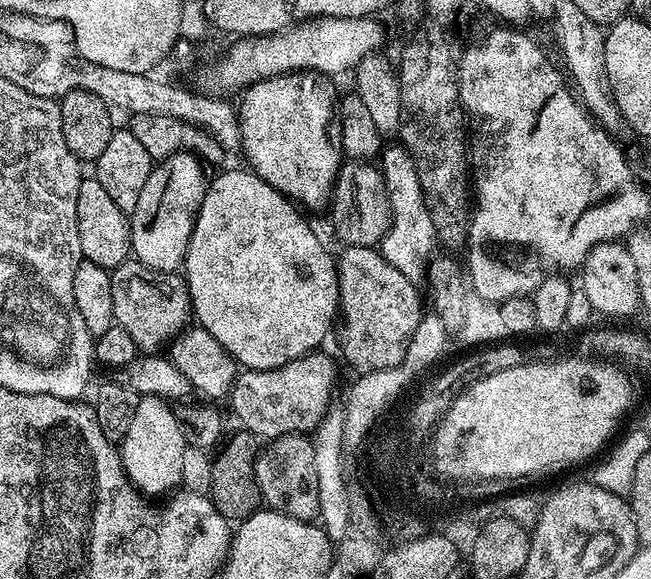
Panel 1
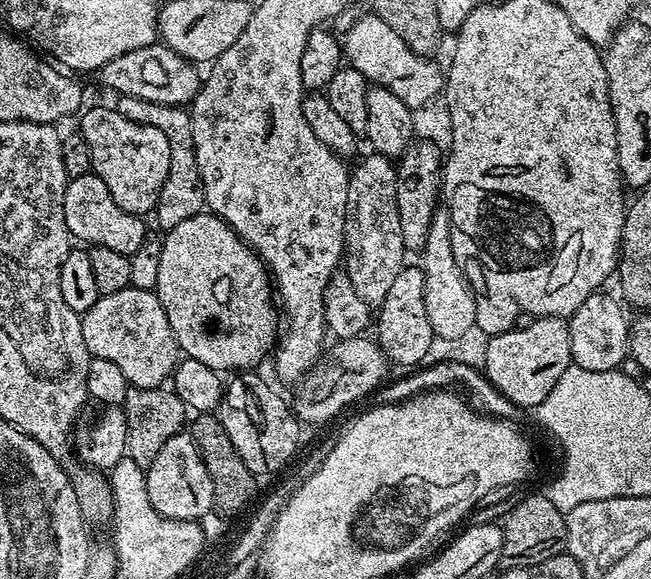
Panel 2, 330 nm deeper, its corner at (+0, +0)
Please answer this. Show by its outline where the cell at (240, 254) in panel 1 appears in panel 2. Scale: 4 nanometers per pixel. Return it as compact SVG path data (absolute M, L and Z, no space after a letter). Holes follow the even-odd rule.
M207 210L178 222L163 235L162 262L154 291L158 302L162 302L162 310L166 310L166 318L170 318L170 330L174 330L181 353L221 374L259 369L259 364L273 355L278 339L278 304L263 260L222 217Z

